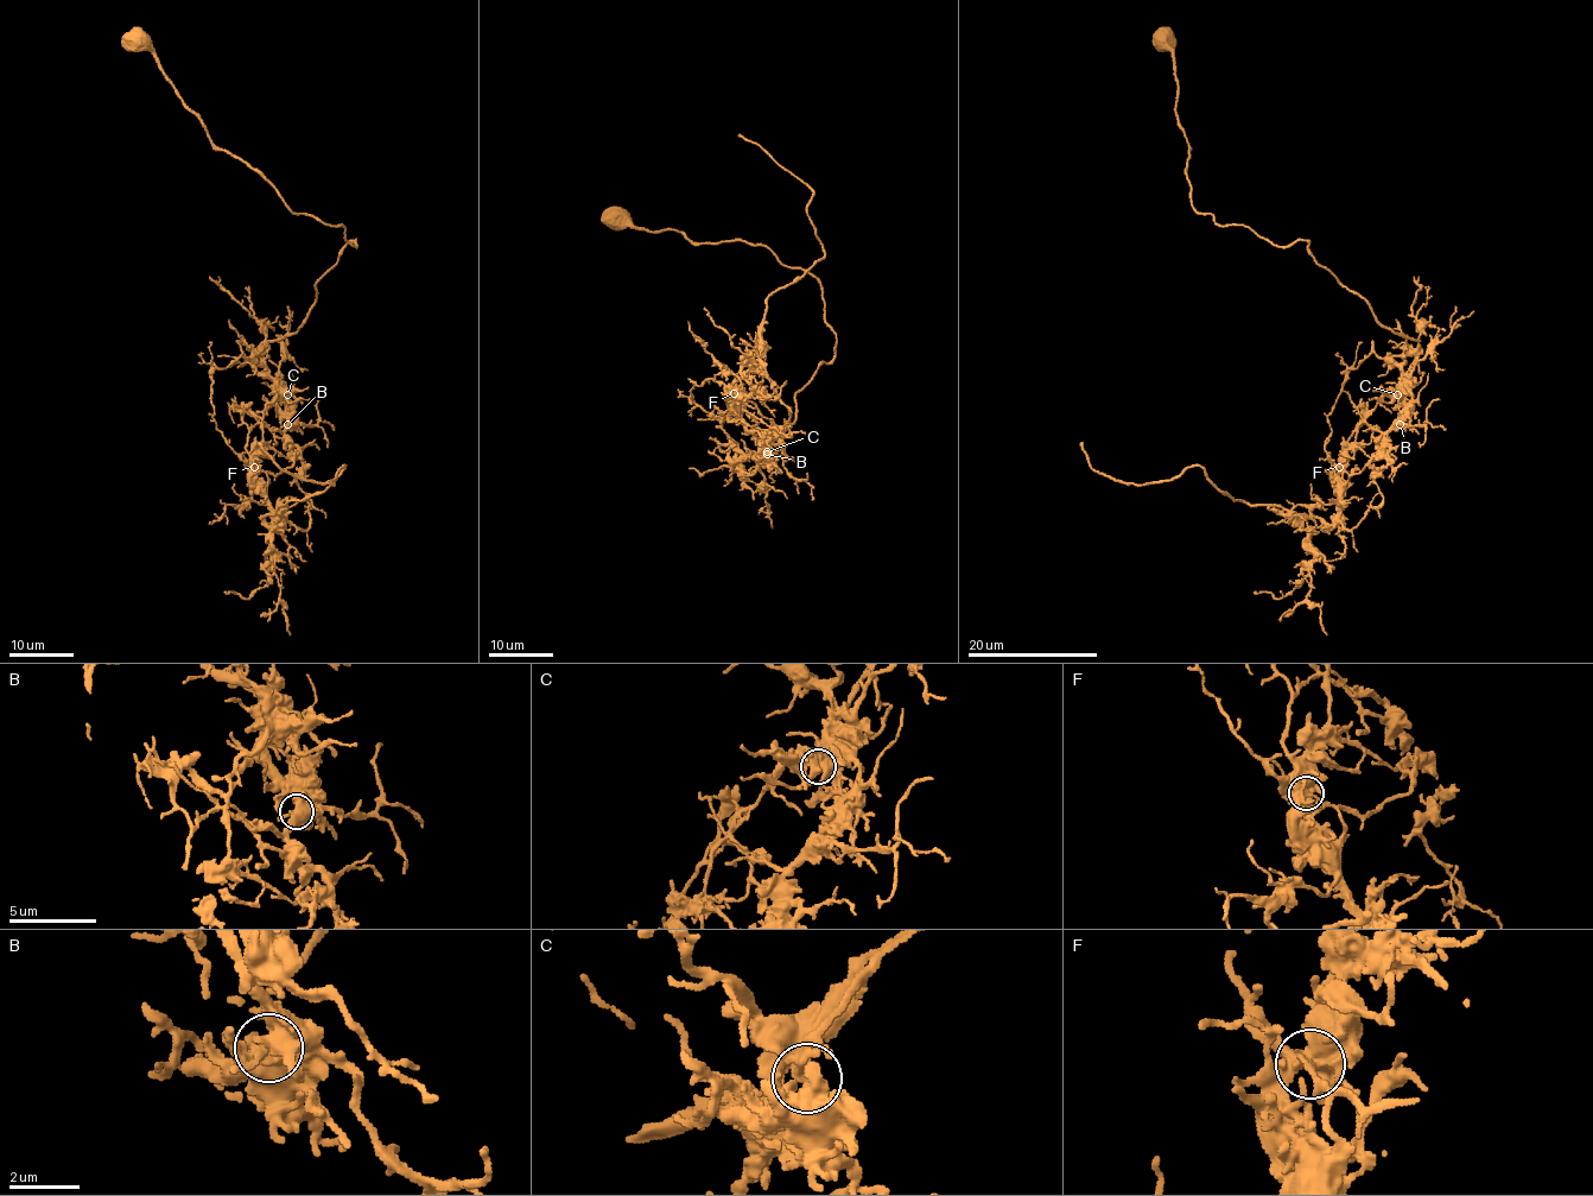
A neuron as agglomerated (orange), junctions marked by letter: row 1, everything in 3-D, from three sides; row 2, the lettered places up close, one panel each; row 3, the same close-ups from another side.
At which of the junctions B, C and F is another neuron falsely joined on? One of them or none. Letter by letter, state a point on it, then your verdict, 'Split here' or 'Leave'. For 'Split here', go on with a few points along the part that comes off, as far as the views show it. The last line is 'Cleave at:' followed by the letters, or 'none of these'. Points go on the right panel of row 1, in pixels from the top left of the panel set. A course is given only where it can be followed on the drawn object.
B: Place: (1400, 424). Leave
C: Place: (1397, 394). Leave
F: Place: (1339, 467). Split here. Course of the part to remove: (1339, 466), (1340, 512), (1319, 526), (1224, 494), (1201, 468), (1161, 482), (1110, 479), (1091, 466), (1081, 442)
Cleave at: F

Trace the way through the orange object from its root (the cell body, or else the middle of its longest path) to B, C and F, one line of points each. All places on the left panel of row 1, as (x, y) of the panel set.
B: (135, 43), (217, 147), (294, 214), (355, 239), (299, 328), (265, 343), (287, 424)
C: (135, 43), (217, 147), (294, 214), (355, 239), (315, 283), (299, 328), (253, 358), (287, 394)
F: (135, 43), (217, 147), (294, 214), (355, 239), (315, 283), (299, 328), (253, 358), (279, 388), (253, 466)

